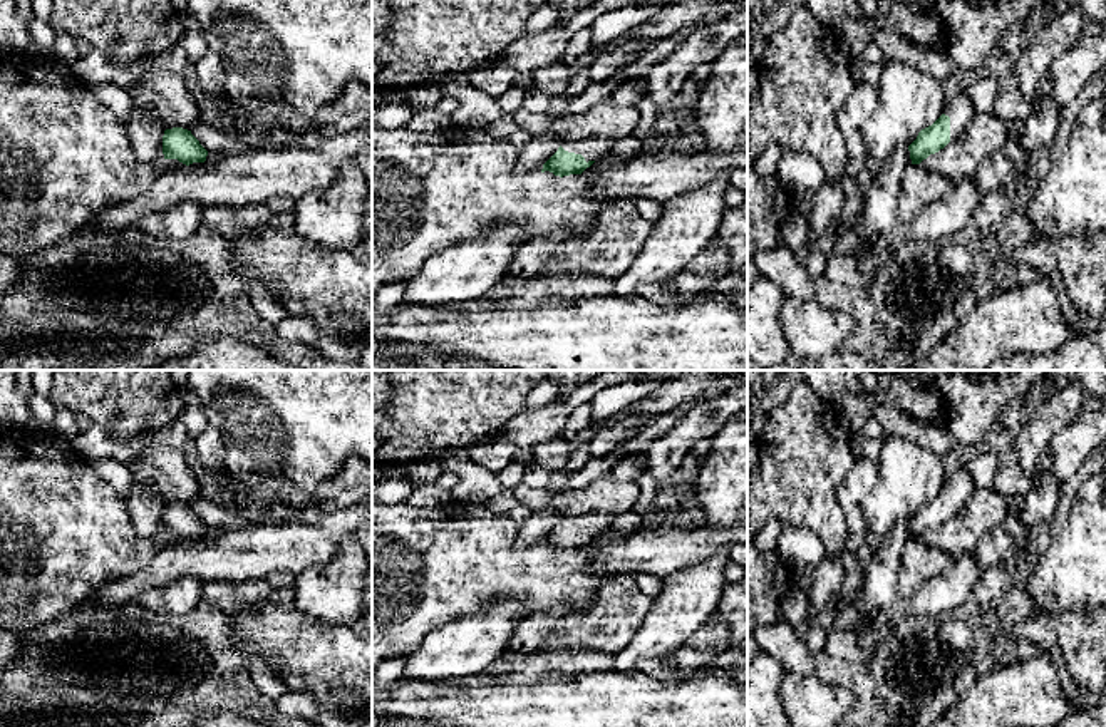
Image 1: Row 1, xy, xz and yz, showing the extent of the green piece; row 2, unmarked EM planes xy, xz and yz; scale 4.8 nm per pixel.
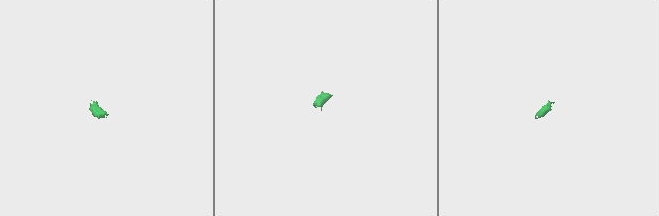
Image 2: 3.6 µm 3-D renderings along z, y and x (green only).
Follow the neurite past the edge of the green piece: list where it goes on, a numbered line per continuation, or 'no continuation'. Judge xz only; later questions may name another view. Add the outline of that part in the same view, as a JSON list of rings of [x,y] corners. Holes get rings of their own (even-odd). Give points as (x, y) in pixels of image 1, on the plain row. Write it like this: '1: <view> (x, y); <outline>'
1: xz (594, 523); [[[588,513],[581,516],[566,516],[561,523],[568,528],[581,529],[585,536],[603,533],[613,521],[613,516],[603,513]]]

